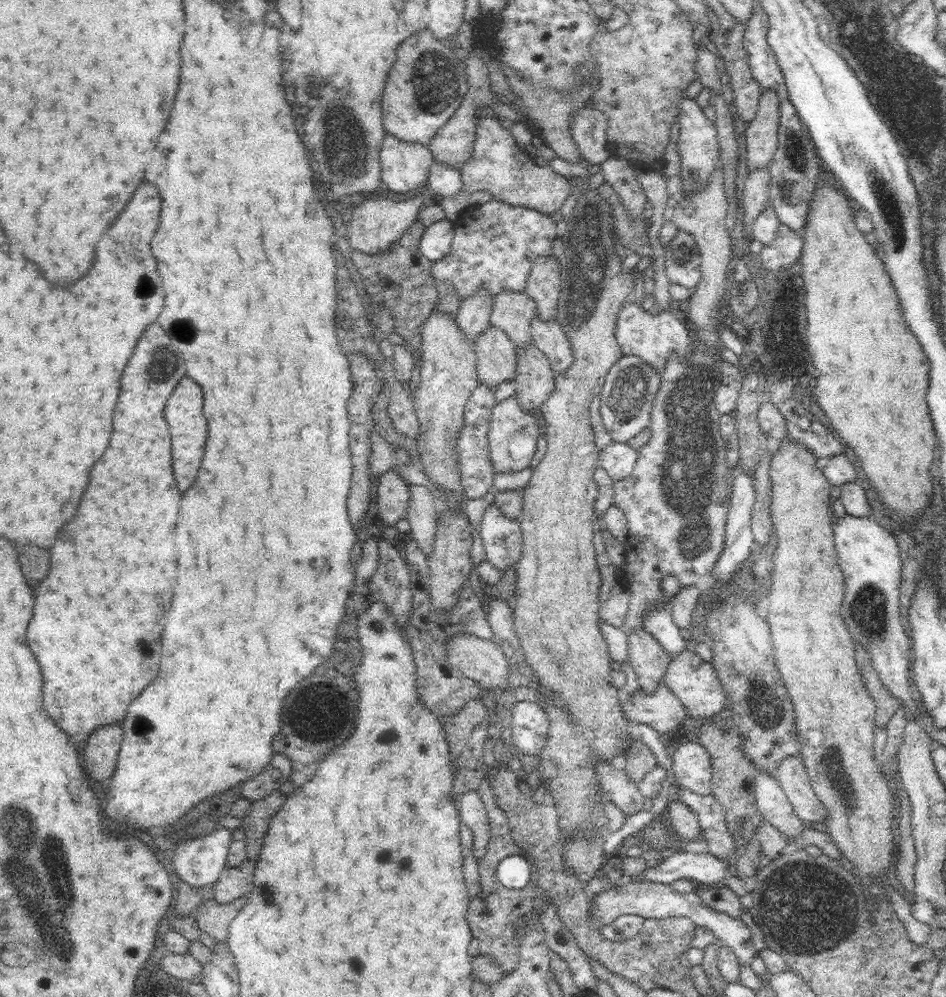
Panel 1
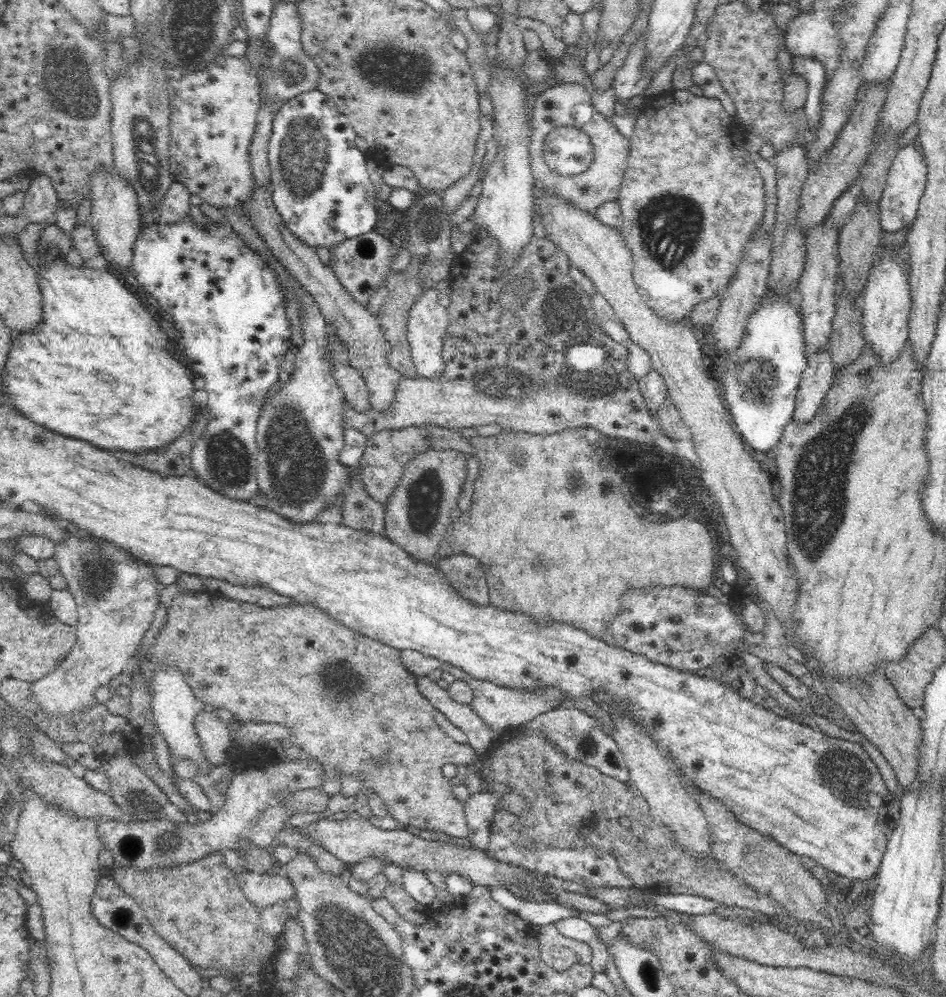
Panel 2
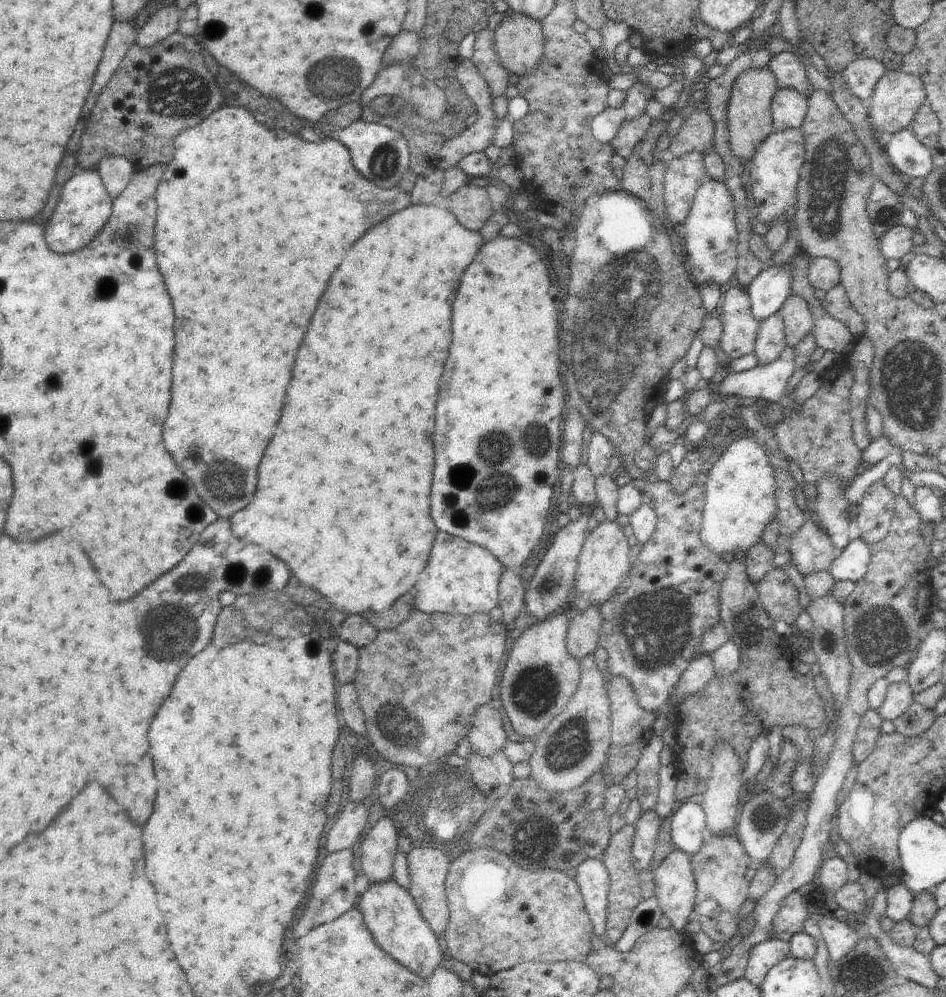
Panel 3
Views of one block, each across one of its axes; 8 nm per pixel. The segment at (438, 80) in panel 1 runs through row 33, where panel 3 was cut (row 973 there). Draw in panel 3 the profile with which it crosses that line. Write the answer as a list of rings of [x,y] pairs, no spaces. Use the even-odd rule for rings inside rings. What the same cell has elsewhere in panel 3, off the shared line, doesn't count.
[[[393,878],[379,884],[369,884],[369,888],[357,898],[357,908],[361,910],[365,926],[371,932],[377,946],[385,950],[391,958],[395,958],[395,962],[403,964],[407,970],[427,980],[439,964],[447,962],[447,956],[439,948],[437,942],[439,938],[433,934],[429,924],[419,914],[413,896],[407,892],[407,888],[399,886]]]

